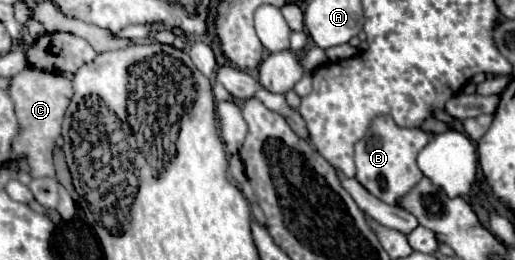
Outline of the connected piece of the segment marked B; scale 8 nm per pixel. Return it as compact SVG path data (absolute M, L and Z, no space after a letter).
M381 115L375 117L367 135L355 145L355 165L357 165L357 181L381 201L393 205L399 197L409 193L411 187L419 183L423 173L419 171L415 159L417 153L429 143L429 133L415 127L399 127L393 117Z

